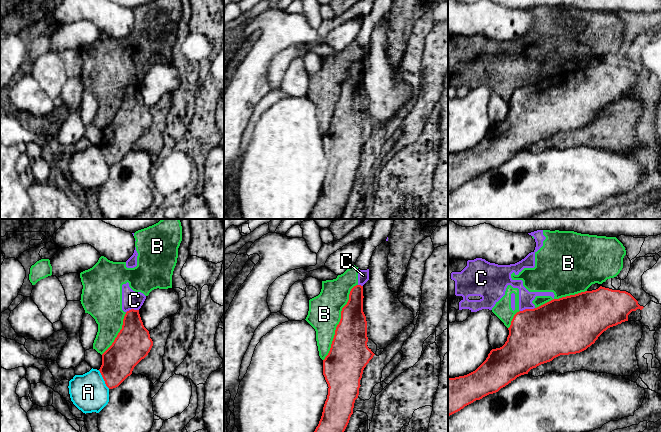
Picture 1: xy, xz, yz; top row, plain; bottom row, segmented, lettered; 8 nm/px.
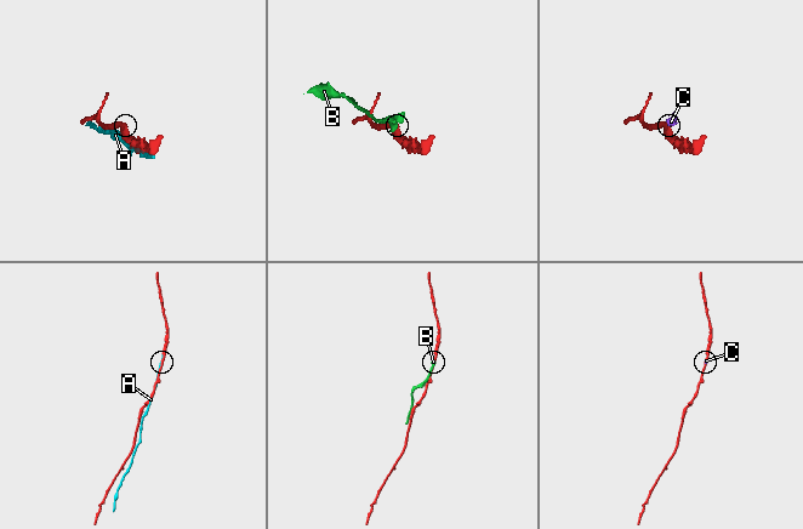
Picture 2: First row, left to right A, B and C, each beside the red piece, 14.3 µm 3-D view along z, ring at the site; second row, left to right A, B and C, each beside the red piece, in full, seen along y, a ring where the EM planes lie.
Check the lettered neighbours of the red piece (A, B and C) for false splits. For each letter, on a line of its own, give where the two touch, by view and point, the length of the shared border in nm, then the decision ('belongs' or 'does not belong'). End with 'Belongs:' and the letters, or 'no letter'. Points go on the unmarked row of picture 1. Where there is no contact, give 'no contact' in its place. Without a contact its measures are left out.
A: xy (103, 154) | 180 nm | does not belong
B: xz (339, 98) | 650 nm | does not belong
C: yz (527, 85) | 120 nm | does not belong
Belongs: no letter

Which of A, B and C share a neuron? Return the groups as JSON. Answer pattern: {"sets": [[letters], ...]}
{"sets": [["A"], ["B", "C"]]}

